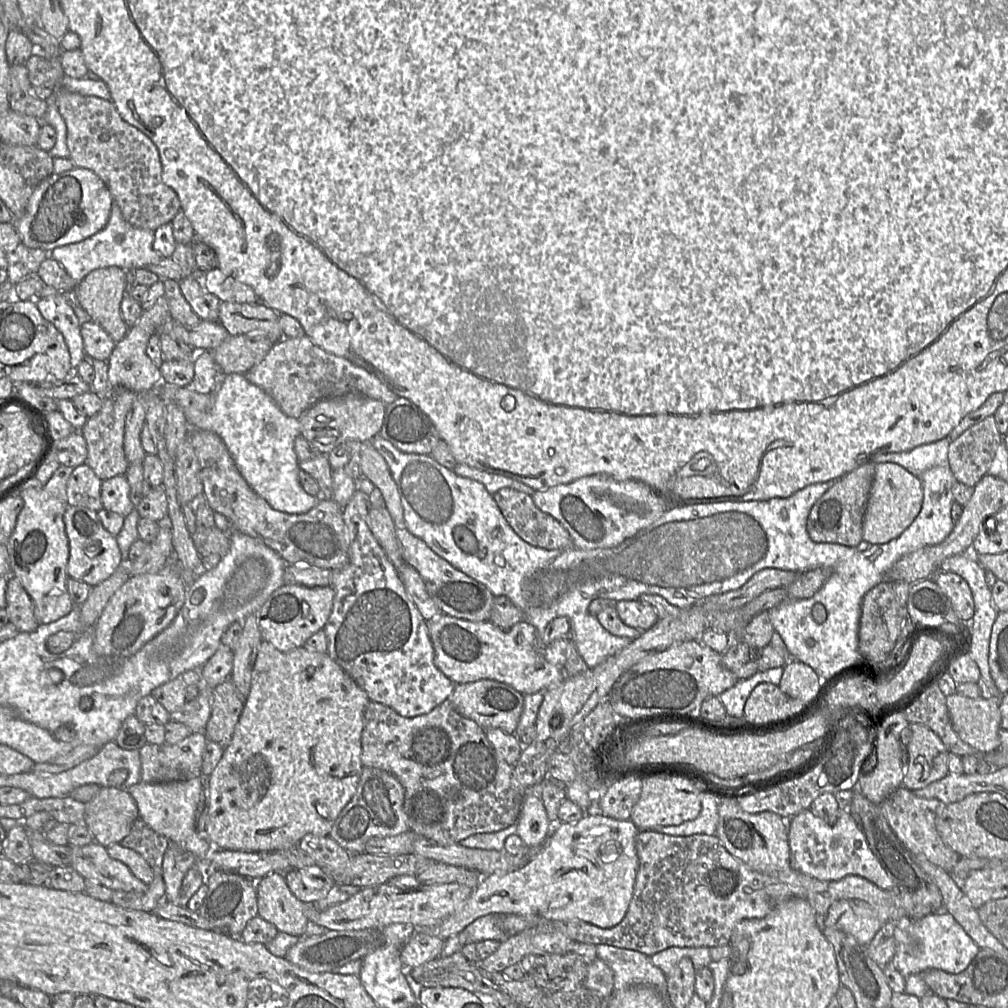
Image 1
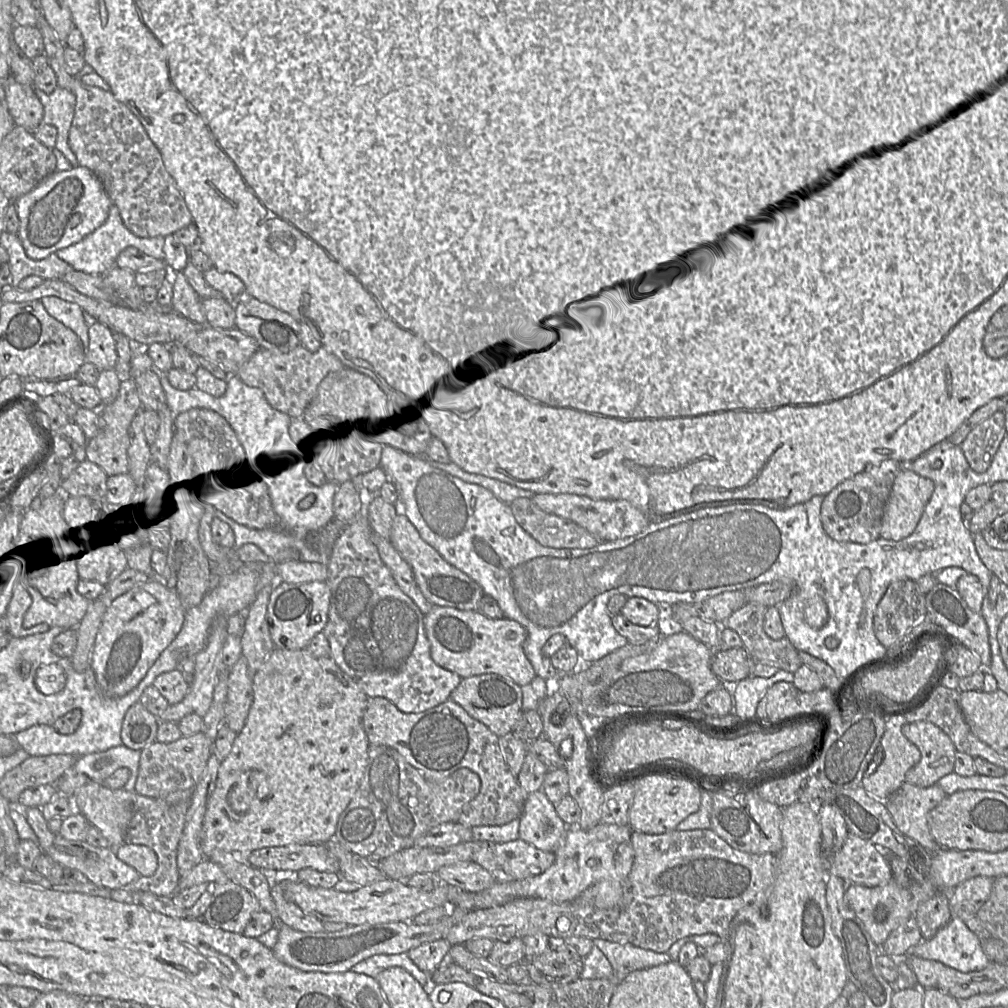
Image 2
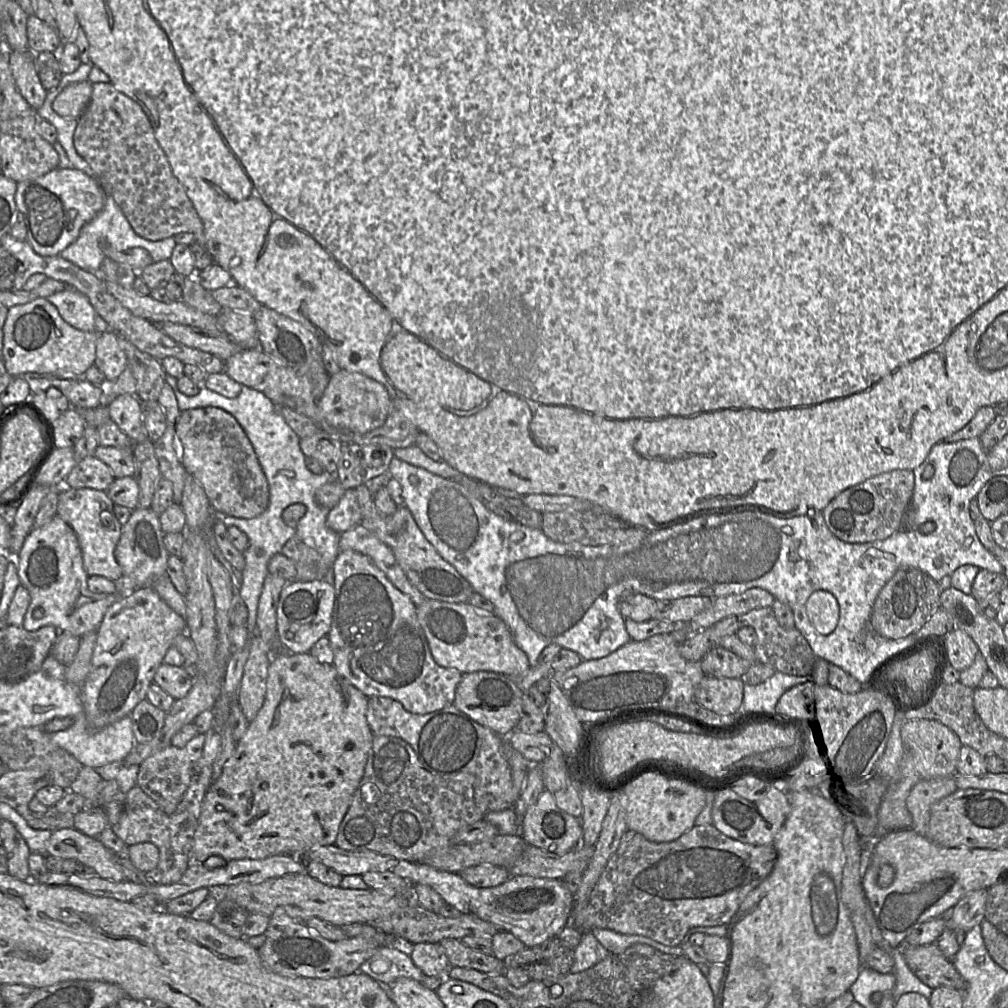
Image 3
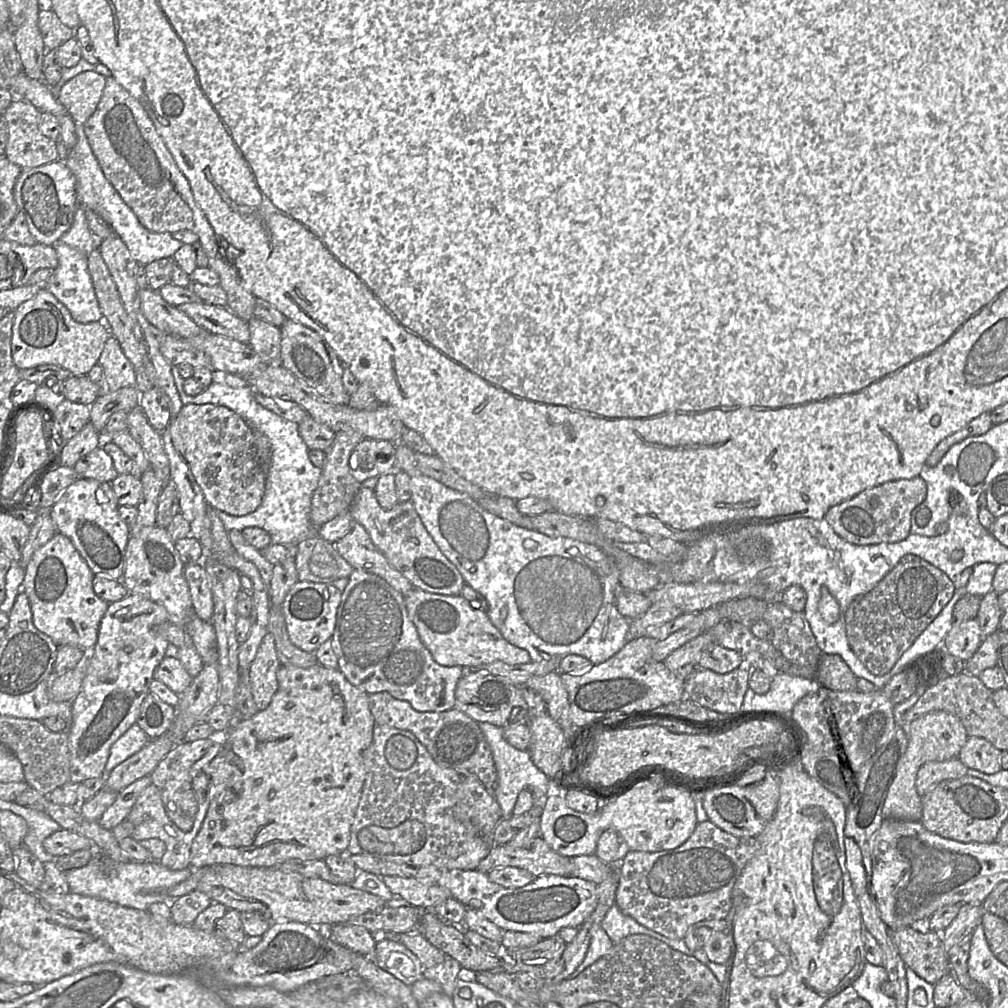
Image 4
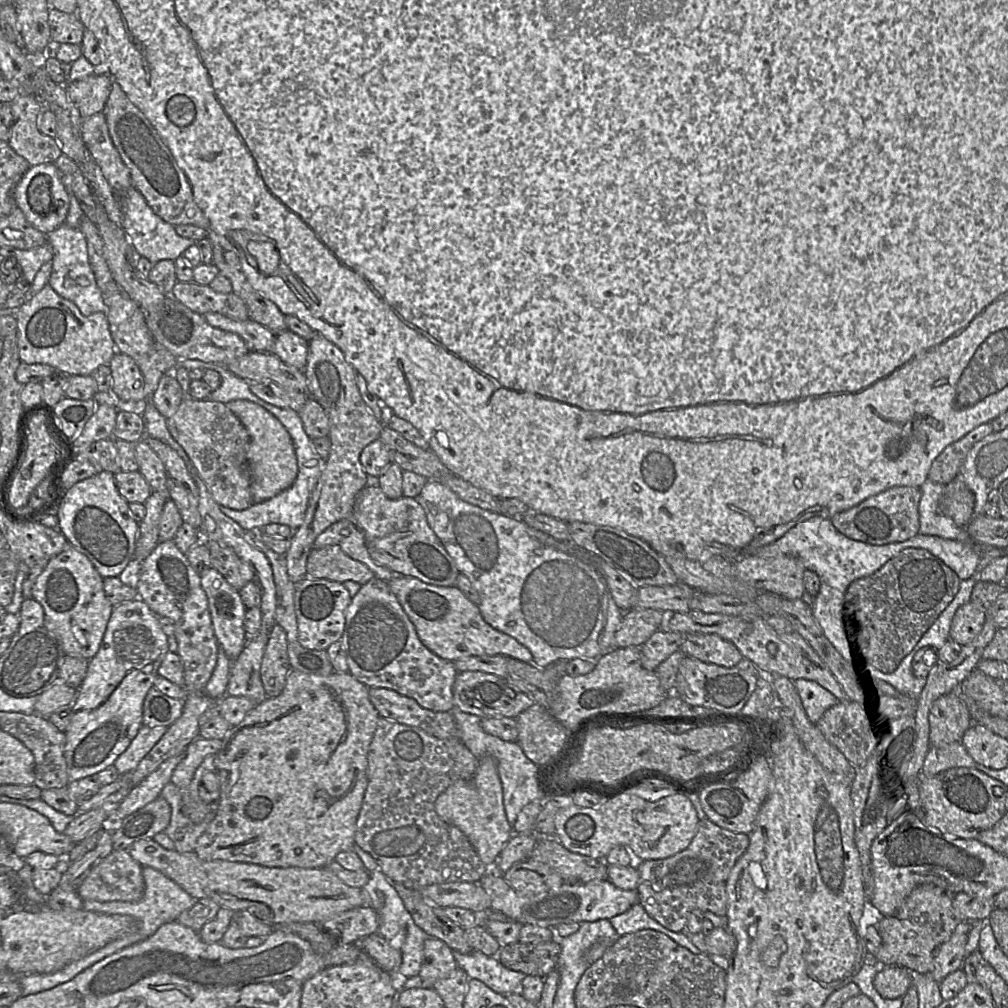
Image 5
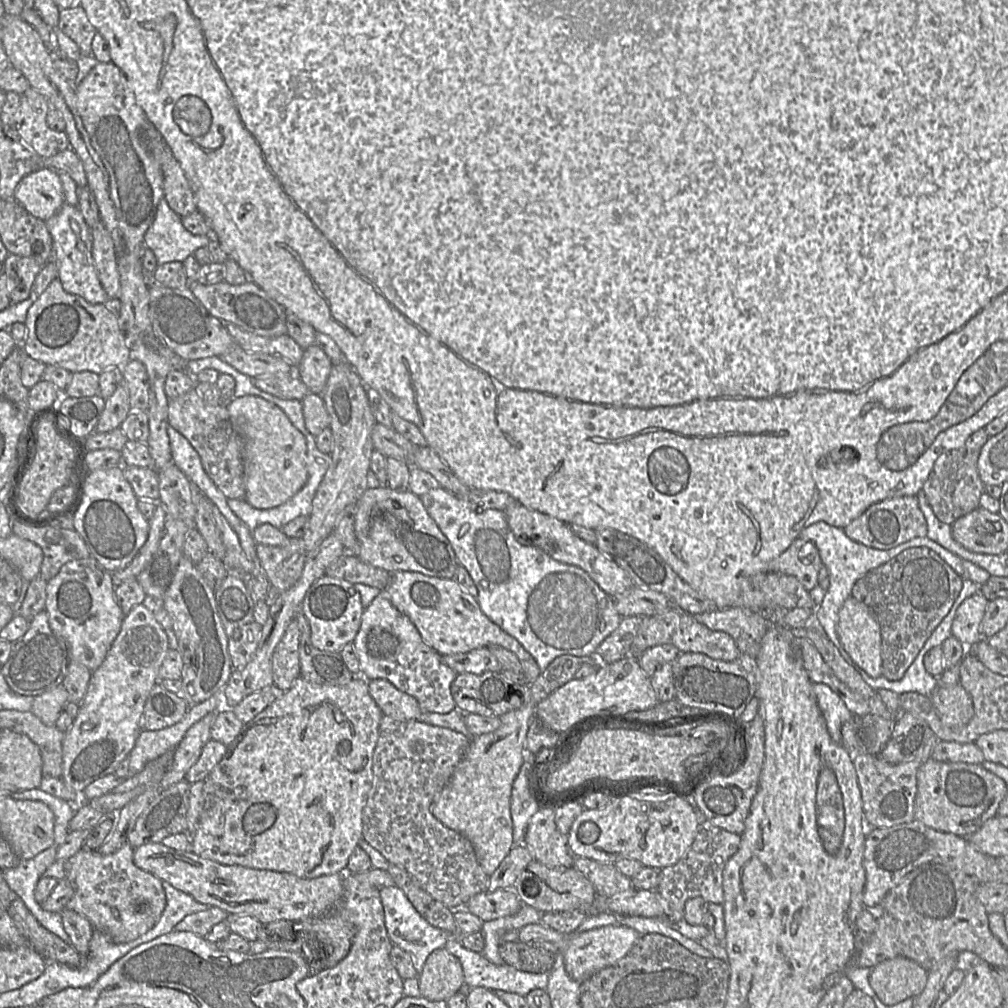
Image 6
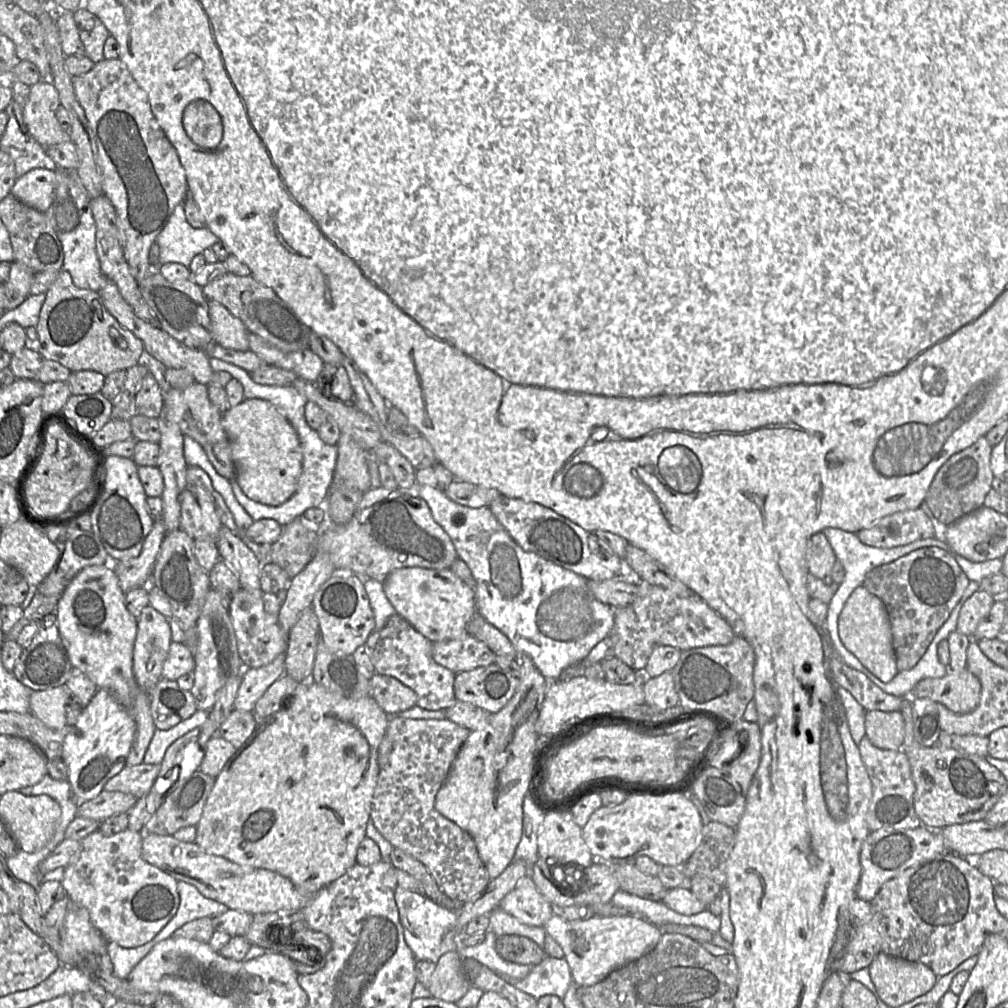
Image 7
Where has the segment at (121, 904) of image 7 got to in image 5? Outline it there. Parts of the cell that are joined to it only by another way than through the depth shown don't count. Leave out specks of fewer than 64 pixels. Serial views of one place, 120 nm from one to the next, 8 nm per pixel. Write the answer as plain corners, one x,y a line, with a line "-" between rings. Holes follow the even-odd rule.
114,850
90,871
76,892
87,901
137,902
143,897
144,890
142,866
131,857
128,850

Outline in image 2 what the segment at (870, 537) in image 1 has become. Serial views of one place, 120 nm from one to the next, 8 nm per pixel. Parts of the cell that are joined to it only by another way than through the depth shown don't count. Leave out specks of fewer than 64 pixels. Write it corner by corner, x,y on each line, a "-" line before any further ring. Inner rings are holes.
902,469
895,478
884,509
880,538
900,541
910,536
933,491
934,484
930,479

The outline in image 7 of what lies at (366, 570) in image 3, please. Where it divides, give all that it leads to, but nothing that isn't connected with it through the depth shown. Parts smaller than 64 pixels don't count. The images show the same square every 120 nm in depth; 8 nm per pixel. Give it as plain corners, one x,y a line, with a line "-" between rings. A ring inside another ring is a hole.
398,614
391,616
381,630
374,630
365,643
365,646
369,649
375,673
394,677
411,688
417,694
417,705
419,707
430,711
447,710
457,701
454,695
456,674
434,661
432,645
433,642
415,630

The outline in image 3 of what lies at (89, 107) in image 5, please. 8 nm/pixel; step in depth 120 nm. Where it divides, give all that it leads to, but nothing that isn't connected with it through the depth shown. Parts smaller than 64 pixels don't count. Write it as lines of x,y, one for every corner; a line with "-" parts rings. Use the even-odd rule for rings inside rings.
88,80
66,86
53,101
53,110
65,118
78,118
87,108
92,95
92,83

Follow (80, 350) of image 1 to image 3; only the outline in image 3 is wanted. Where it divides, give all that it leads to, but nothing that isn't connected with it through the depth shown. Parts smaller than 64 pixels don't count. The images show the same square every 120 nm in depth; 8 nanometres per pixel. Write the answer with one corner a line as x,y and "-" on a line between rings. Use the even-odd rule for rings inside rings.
67,287
46,298
69,325
85,332
95,331
95,309
89,299
77,290

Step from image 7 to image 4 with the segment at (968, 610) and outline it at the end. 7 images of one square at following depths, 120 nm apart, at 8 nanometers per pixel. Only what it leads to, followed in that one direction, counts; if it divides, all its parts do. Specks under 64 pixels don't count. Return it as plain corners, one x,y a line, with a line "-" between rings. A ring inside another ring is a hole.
971,619
952,626
944,638
945,652
967,662
982,642
982,631
978,620

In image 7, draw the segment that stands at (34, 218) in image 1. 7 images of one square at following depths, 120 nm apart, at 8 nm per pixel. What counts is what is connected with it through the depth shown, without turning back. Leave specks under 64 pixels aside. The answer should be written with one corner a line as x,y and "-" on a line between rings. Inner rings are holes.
35,168
17,178
11,194
44,213
51,206
56,188
56,170

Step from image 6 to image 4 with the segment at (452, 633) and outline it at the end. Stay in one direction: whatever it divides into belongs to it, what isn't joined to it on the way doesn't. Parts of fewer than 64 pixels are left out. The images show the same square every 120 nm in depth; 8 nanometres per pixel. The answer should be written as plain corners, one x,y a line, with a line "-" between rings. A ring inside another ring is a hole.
413,589
405,596
405,604
419,637
433,659
442,666
475,669
481,665
502,661
506,664
527,664
529,653
503,638
486,612
473,608
462,595
445,596

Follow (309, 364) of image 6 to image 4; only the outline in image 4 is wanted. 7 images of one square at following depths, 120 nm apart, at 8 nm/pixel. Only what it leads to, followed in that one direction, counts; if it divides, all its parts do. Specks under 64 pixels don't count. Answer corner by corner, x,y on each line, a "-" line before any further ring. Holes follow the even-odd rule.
258,318
248,322
249,346
268,362
278,362
281,352
280,328

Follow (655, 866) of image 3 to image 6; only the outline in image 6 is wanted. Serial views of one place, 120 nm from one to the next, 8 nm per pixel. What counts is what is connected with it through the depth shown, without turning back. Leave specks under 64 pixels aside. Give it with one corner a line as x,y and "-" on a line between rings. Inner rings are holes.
705,820
698,825
696,837
687,853
674,865
659,871
655,889
667,903
666,918
678,922
684,918
685,904
690,898
701,897
708,903
723,904
723,870
737,852
741,836
714,826

